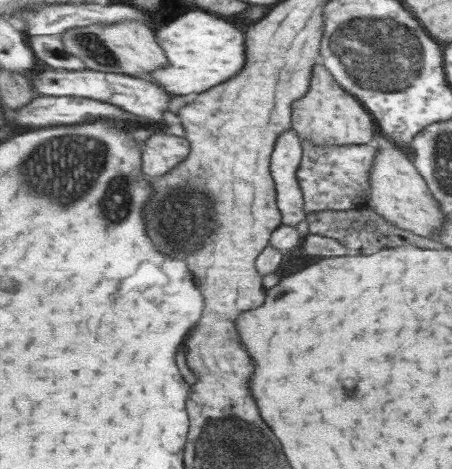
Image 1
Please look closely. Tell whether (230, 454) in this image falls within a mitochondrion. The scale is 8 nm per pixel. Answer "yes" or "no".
yes

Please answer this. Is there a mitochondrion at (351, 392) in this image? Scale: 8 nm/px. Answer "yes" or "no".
no

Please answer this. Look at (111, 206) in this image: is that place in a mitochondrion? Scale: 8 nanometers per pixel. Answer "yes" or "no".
yes

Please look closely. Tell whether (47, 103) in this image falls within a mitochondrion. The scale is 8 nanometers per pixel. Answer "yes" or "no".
no

